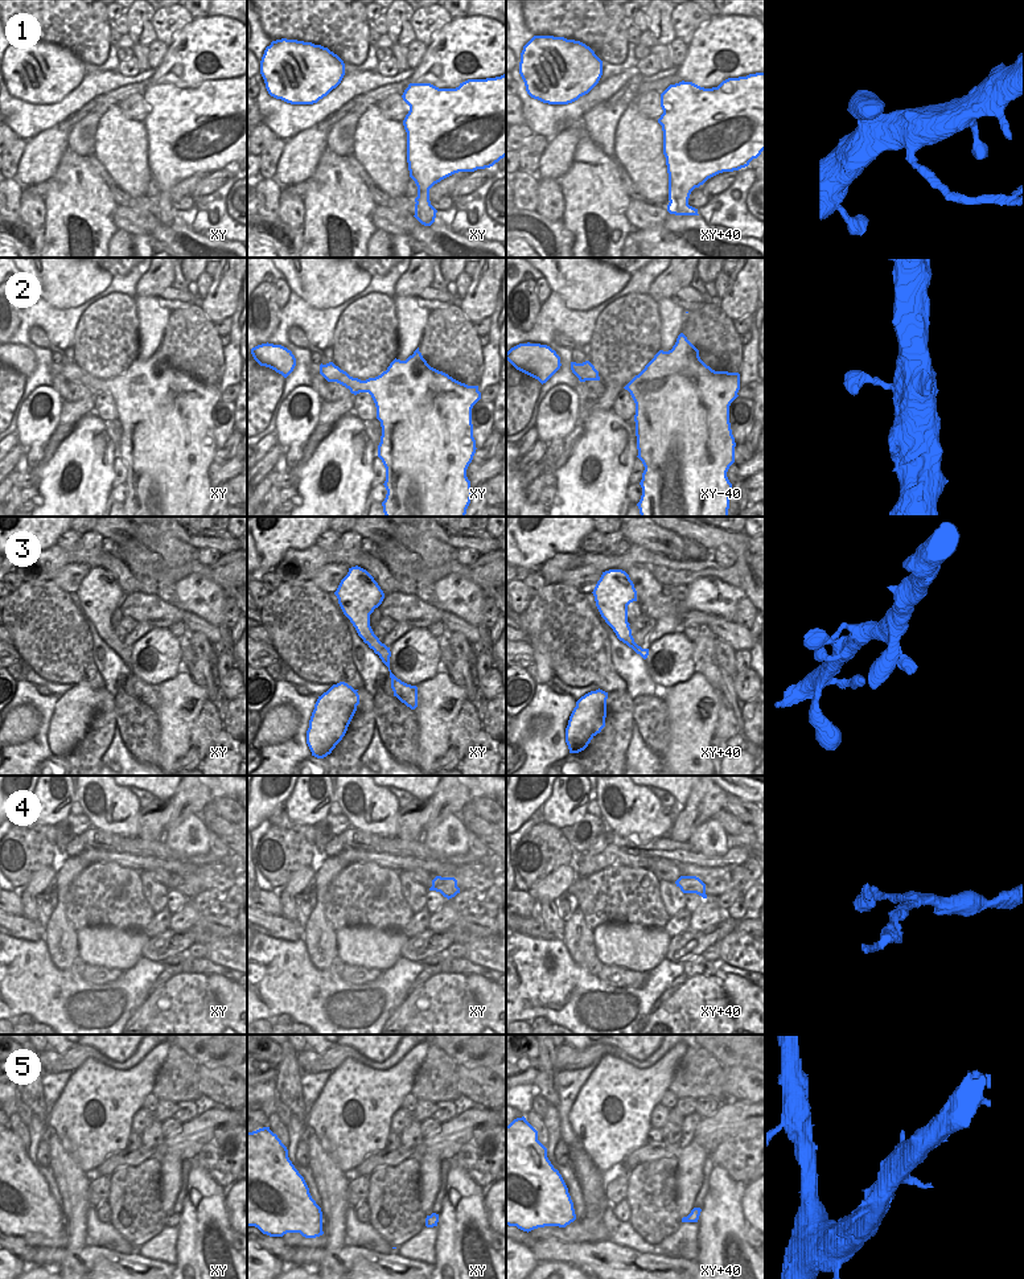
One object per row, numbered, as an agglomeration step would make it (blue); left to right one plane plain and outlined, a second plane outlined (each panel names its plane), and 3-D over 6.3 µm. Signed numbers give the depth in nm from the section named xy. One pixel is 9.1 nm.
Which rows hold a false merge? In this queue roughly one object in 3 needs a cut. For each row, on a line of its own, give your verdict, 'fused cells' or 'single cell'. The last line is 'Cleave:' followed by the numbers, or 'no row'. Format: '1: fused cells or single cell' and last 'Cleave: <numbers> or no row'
1: fused cells
2: single cell
3: single cell
4: single cell
5: fused cells
Cleave: 1, 5

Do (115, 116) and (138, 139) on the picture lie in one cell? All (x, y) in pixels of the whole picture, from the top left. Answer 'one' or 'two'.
one

